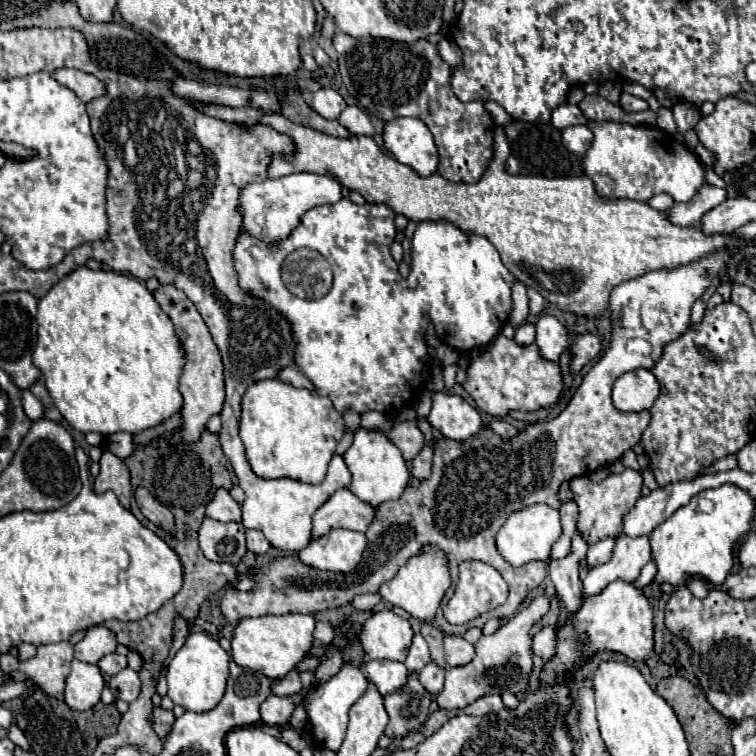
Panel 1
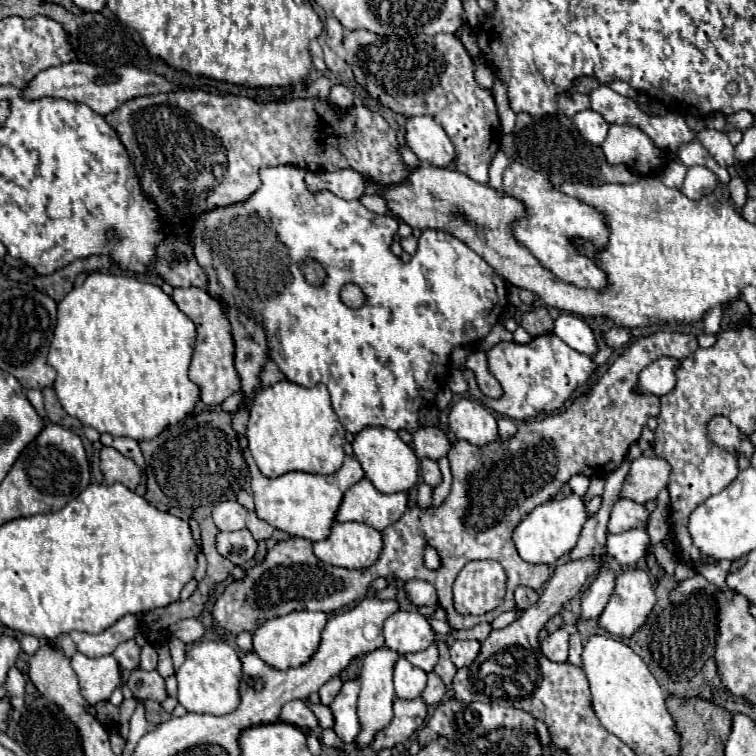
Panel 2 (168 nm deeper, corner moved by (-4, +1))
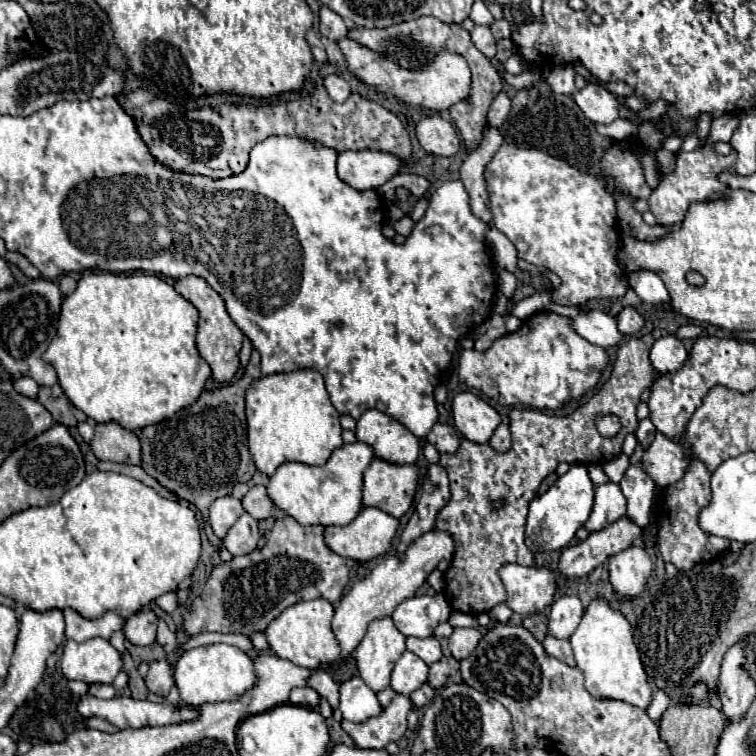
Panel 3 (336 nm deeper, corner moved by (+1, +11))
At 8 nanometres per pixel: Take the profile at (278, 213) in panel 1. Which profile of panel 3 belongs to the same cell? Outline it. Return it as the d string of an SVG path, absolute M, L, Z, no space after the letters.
M343 151L337 157L339 179L357 191L377 189L395 175L401 161L391 153Z

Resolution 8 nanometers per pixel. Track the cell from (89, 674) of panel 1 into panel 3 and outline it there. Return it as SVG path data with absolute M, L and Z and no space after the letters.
M101 637L89 639L85 643L67 641L61 657L61 671L69 681L93 683L113 683L115 675L121 671L121 657L113 645Z

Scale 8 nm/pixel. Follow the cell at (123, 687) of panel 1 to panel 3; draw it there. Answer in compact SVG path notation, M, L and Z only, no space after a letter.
M167 659L161 661L153 661L149 663L149 671L145 677L147 689L151 693L157 693L161 697L167 697L169 689L173 687L173 673L171 673L171 665Z

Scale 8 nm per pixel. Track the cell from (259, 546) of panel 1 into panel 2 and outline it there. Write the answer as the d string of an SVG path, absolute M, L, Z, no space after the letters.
M248 511L248 517L246 517L246 529L254 535L256 541L260 539L270 539L272 533L274 533L274 527L262 519L258 519L256 511Z

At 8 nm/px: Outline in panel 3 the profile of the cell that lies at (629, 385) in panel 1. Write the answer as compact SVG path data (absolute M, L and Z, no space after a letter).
M675 335L657 339L649 353L649 361L659 375L679 371L683 367L685 359L687 359L687 349Z

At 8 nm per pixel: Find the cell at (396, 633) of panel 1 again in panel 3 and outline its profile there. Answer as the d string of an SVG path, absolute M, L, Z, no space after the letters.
M421 595L421 597L411 597L403 603L397 605L393 611L391 619L395 621L395 627L405 635L405 637L431 637L433 629L447 621L451 613L449 603L445 601L443 595Z

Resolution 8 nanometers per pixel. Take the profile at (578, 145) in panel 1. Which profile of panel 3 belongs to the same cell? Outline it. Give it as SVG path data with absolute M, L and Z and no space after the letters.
M587 83L585 89L573 93L575 103L585 113L585 117L593 123L609 125L619 117L619 103L613 93L609 93L603 85L591 85Z

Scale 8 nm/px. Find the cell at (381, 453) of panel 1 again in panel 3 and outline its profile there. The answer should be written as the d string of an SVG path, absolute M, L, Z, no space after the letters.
M369 409L365 411L355 429L357 441L369 445L375 457L393 465L411 465L419 455L419 439L409 433L401 423L389 415Z

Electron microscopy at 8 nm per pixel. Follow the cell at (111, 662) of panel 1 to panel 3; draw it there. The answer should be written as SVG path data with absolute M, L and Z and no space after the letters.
M151 611L135 613L127 619L123 627L125 641L133 645L153 645L155 643L155 629L157 629L157 615Z

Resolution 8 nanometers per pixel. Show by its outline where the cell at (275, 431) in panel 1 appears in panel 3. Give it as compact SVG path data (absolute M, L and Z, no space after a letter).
M297 369L255 379L247 389L247 441L249 453L263 475L273 475L281 463L299 461L323 465L343 445L339 413L329 401L321 373Z

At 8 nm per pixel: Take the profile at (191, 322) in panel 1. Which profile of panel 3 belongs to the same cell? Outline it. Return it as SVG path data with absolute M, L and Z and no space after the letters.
M193 275L177 279L175 281L175 291L183 299L193 303L197 307L197 311L199 311L195 343L197 343L199 355L211 367L211 379L217 381L217 383L229 383L235 377L235 373L239 371L239 351L241 351L241 343L243 343L243 333L233 323L233 319L229 317L229 313L225 309L225 301L207 285L205 279L193 277Z

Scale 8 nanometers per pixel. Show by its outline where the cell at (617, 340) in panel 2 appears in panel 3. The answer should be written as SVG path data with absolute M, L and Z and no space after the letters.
M625 307L619 315L617 315L617 329L623 335L635 335L639 333L639 329L643 327L643 317L633 309L633 307Z

